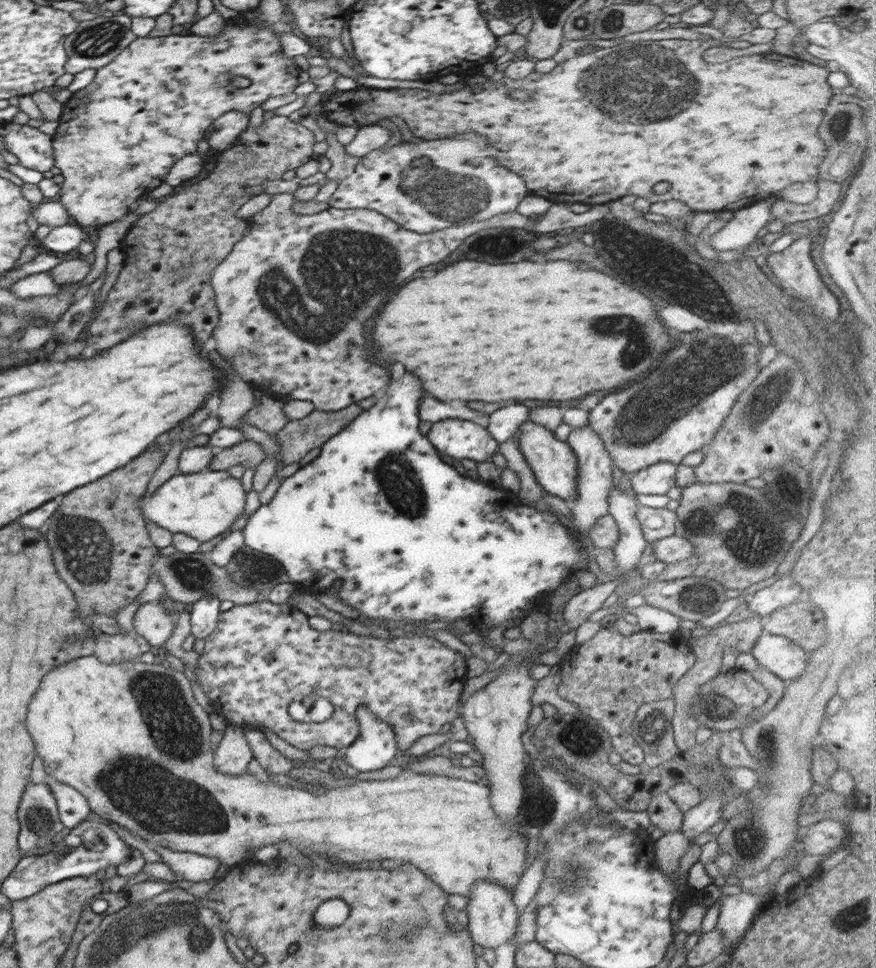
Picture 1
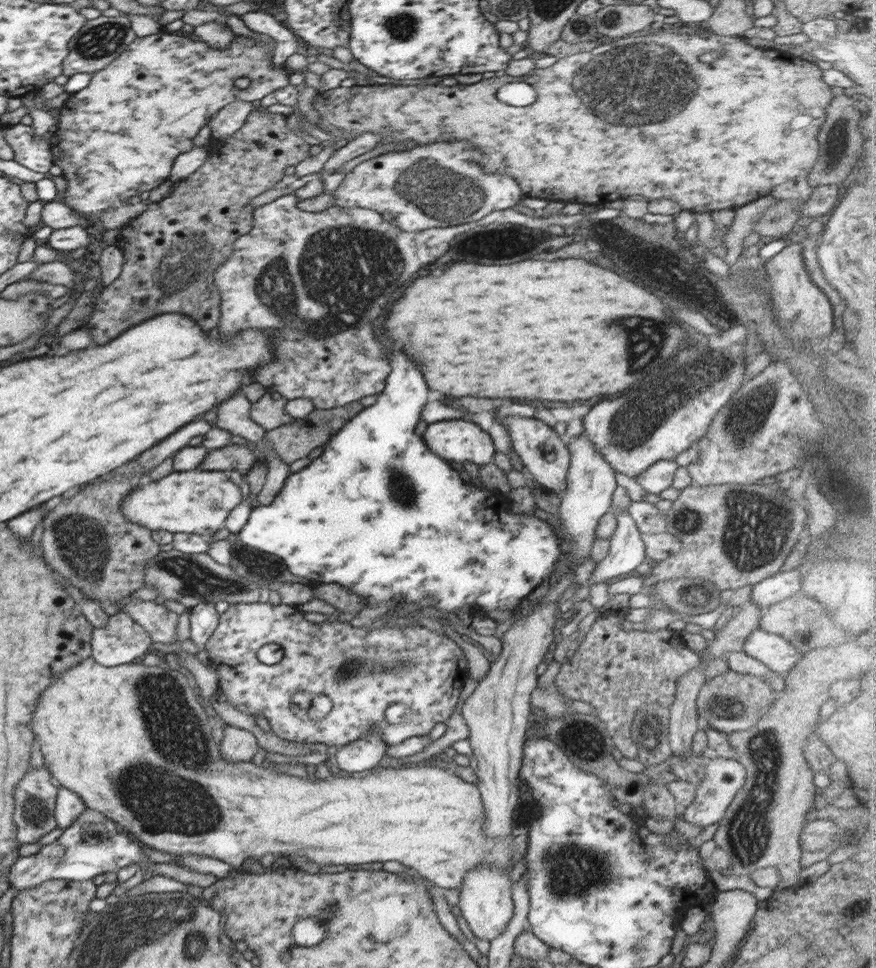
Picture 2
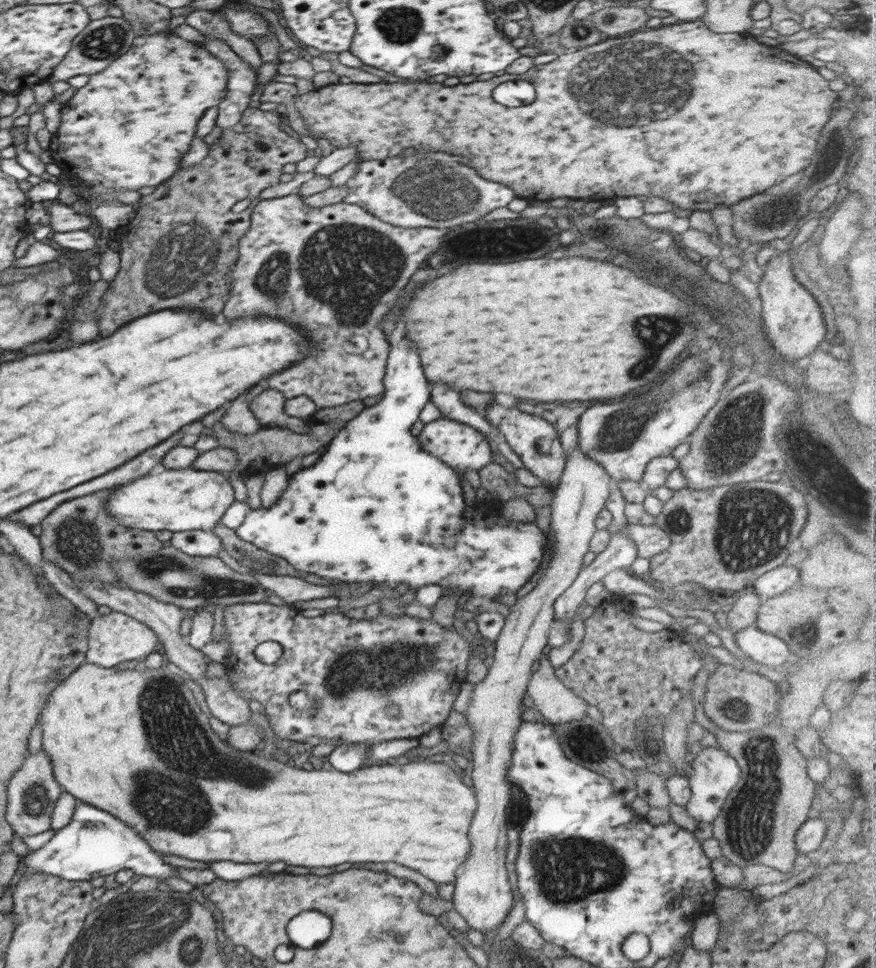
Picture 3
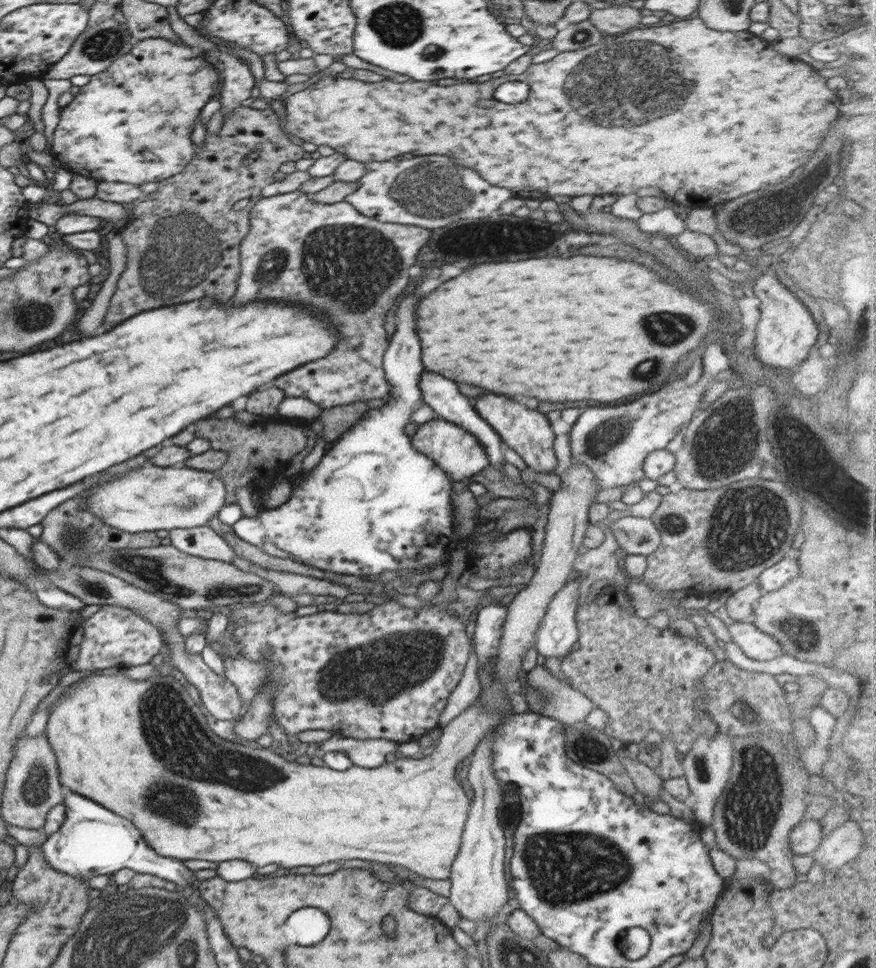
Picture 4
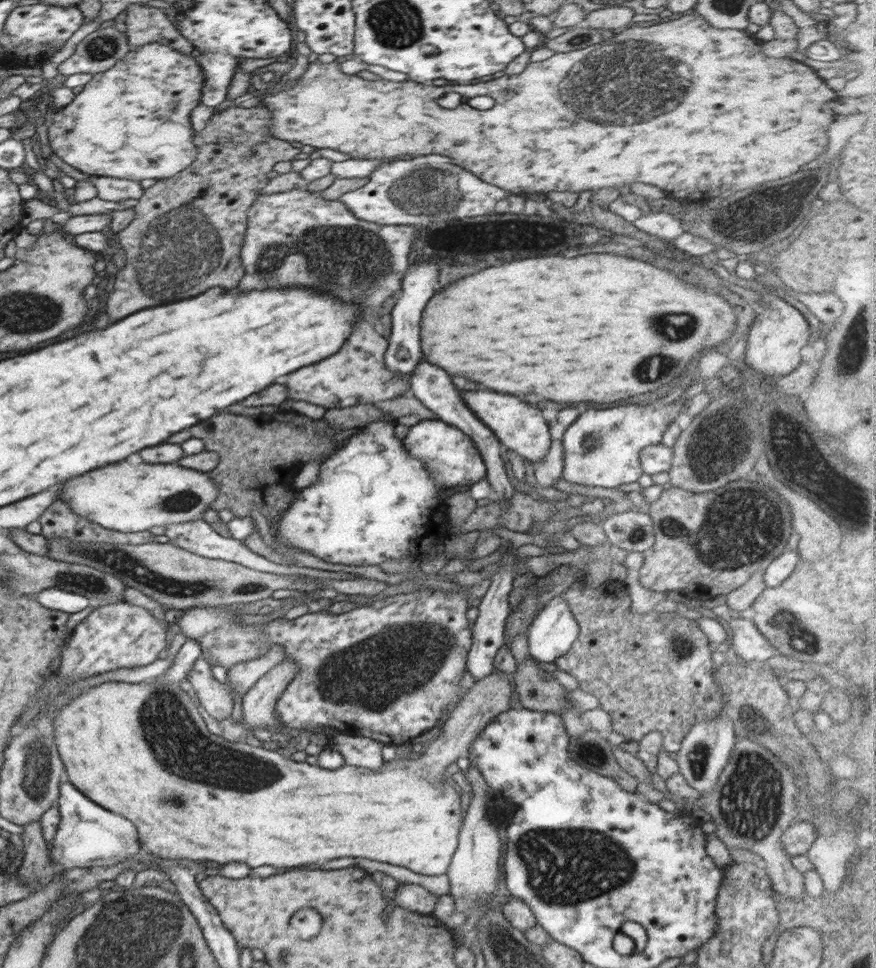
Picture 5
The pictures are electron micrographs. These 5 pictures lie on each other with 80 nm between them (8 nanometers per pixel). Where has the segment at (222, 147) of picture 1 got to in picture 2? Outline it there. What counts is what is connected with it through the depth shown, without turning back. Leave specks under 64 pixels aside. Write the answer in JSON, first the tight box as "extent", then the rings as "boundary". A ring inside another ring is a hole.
{"extent":[209,101,252,141],"boundary":[[[234,101],[214,114],[209,120],[213,141],[226,140],[228,136],[232,136],[234,132],[240,130],[250,112],[252,112],[252,103]]]}

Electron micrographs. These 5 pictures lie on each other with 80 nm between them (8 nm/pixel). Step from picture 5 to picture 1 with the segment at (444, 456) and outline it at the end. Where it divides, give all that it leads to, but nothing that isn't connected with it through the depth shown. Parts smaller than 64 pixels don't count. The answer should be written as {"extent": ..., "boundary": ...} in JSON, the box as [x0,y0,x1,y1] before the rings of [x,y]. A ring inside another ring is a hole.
{"extent":[426,420,498,463],"boundary":[[[442,420],[438,424],[432,424],[430,432],[426,436],[434,449],[440,455],[448,455],[452,459],[470,459],[476,463],[490,461],[492,456],[498,451],[498,444],[484,426],[468,422],[468,420]]]}

